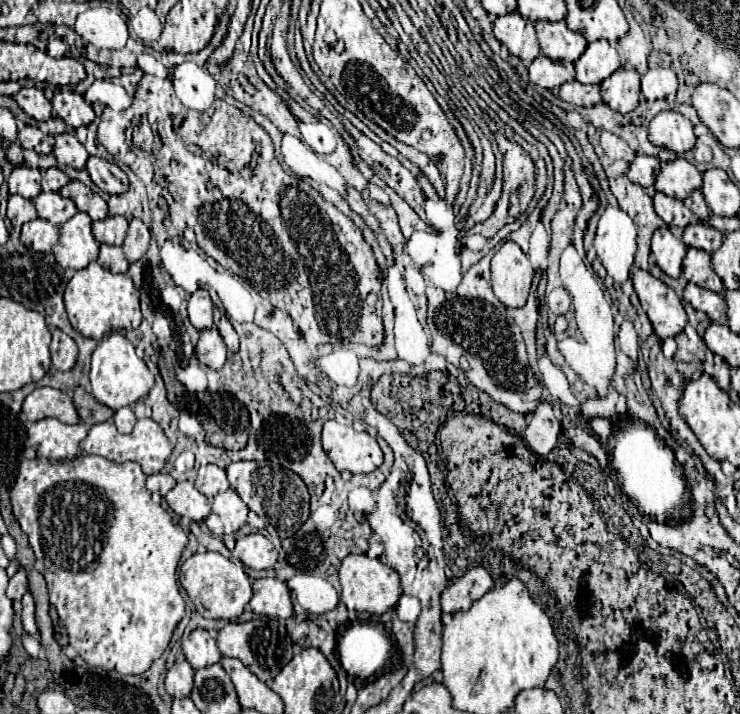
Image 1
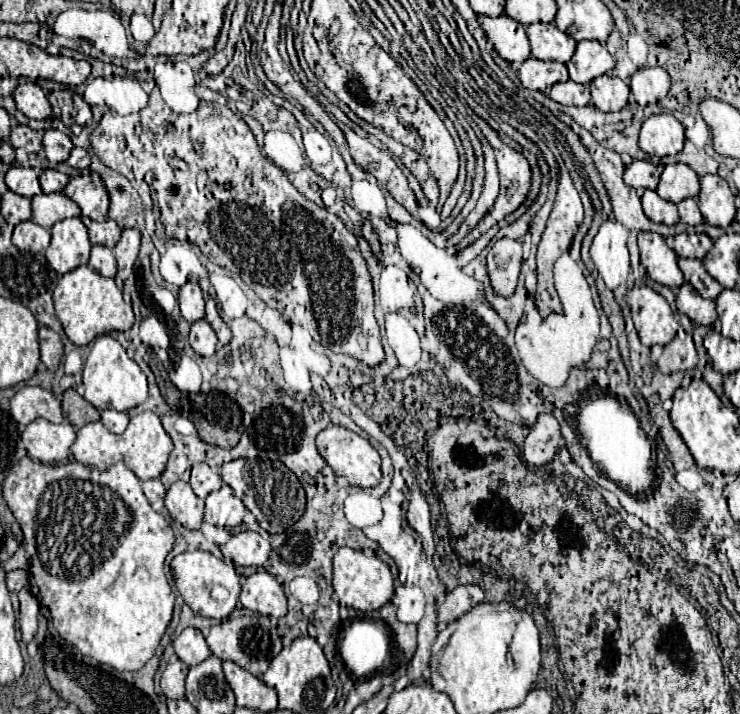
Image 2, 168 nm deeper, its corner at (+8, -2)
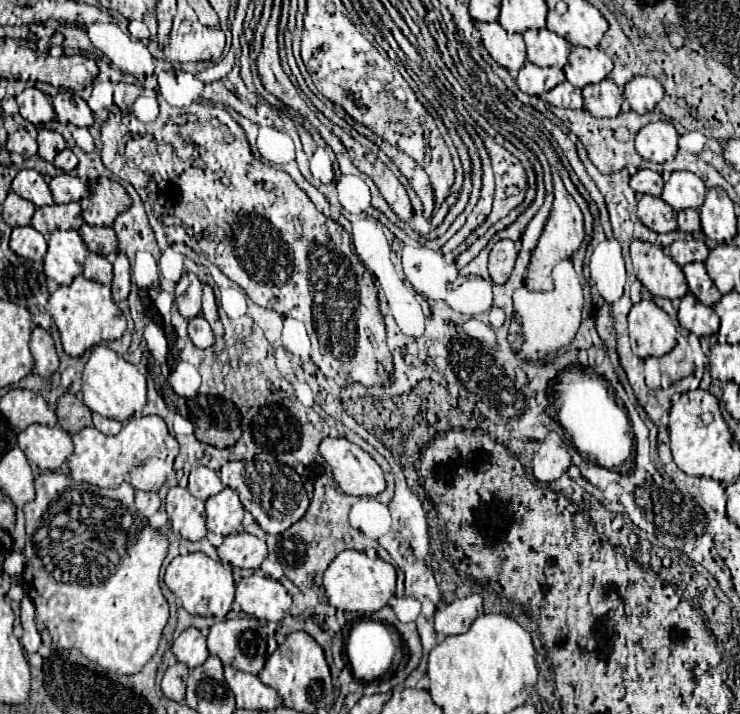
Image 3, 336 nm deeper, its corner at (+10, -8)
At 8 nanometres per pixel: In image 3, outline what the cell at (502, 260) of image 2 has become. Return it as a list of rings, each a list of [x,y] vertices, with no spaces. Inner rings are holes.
[[[500,240],[490,250],[488,270],[494,284],[506,284],[514,270],[514,262],[518,256],[518,246],[512,240]]]

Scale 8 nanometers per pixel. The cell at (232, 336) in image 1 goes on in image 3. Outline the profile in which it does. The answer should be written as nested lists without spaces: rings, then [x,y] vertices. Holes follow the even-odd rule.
[[[204,286],[204,296],[202,296],[202,316],[208,320],[210,328],[214,330],[214,336],[220,338],[224,334],[224,328],[222,328],[222,322],[218,318],[218,312],[216,312],[216,300],[214,300],[214,292],[210,286]]]

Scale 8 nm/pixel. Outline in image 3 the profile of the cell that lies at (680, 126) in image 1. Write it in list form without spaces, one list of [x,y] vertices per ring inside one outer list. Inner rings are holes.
[[[658,120],[646,124],[636,134],[636,152],[650,162],[670,162],[678,152],[678,132],[672,122]]]

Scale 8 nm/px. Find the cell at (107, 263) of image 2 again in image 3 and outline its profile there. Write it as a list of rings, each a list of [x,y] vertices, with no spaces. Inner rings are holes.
[[[90,252],[86,262],[84,262],[84,276],[88,280],[100,282],[104,286],[110,286],[112,284],[112,264],[108,262],[106,256]]]

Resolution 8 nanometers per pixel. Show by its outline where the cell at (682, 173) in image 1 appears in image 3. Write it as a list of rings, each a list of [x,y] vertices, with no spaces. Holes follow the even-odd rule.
[[[672,172],[664,182],[662,200],[668,202],[676,212],[686,208],[700,208],[706,196],[704,182],[692,172]]]

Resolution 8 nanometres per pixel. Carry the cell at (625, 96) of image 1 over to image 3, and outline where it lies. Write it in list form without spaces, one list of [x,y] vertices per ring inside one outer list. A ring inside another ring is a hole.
[[[606,78],[598,82],[598,86],[586,86],[582,94],[584,94],[584,108],[596,118],[616,118],[620,114],[624,96],[612,80]]]

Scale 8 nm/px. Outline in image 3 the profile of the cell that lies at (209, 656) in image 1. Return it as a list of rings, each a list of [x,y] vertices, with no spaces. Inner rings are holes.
[[[196,628],[184,630],[172,644],[172,652],[178,658],[178,662],[184,662],[190,670],[194,666],[200,666],[208,658],[206,650],[206,638]]]

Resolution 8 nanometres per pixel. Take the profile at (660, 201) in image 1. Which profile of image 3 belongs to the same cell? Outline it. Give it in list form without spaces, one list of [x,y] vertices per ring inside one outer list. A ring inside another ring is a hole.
[[[642,196],[642,200],[638,202],[638,218],[646,228],[654,232],[676,230],[676,210],[656,196]]]

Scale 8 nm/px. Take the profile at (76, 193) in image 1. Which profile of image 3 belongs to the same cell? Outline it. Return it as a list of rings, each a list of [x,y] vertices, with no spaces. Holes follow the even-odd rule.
[[[96,178],[88,182],[88,196],[80,200],[82,216],[92,226],[112,226],[116,216],[130,206],[128,192],[108,178]]]

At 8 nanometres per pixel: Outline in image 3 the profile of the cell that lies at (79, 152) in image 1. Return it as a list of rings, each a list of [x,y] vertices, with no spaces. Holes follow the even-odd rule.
[[[40,130],[38,132],[38,156],[46,162],[52,162],[58,152],[66,148],[66,140],[54,130]]]

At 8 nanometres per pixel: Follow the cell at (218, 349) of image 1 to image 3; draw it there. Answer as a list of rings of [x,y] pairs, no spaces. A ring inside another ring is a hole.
[[[202,316],[188,320],[188,336],[196,348],[210,348],[214,344],[214,334]]]

